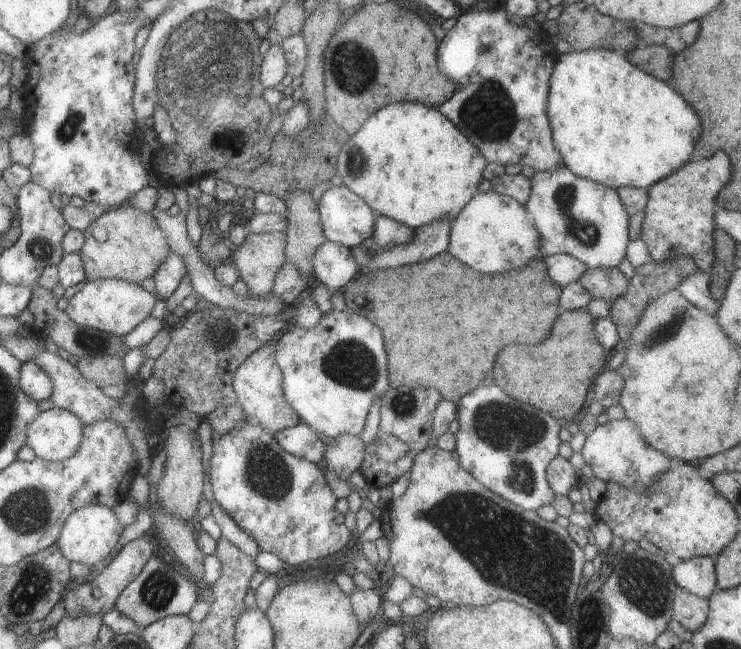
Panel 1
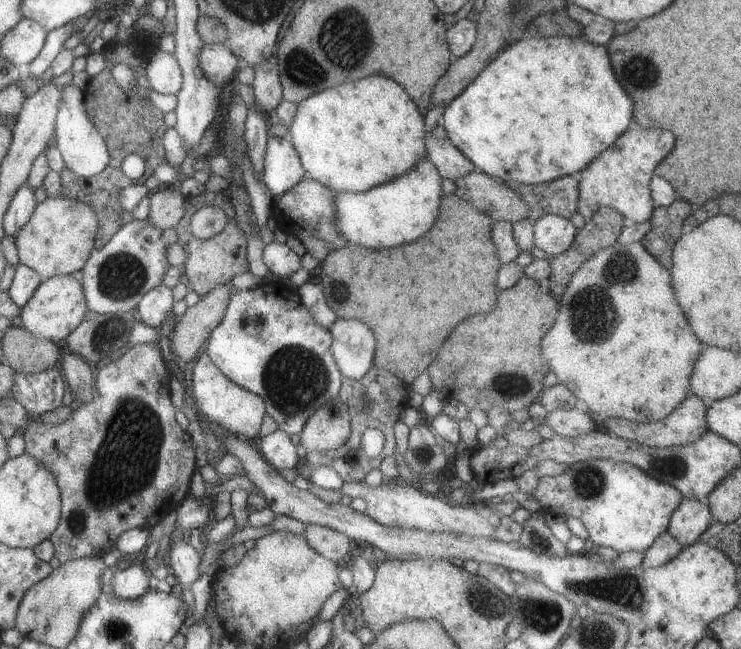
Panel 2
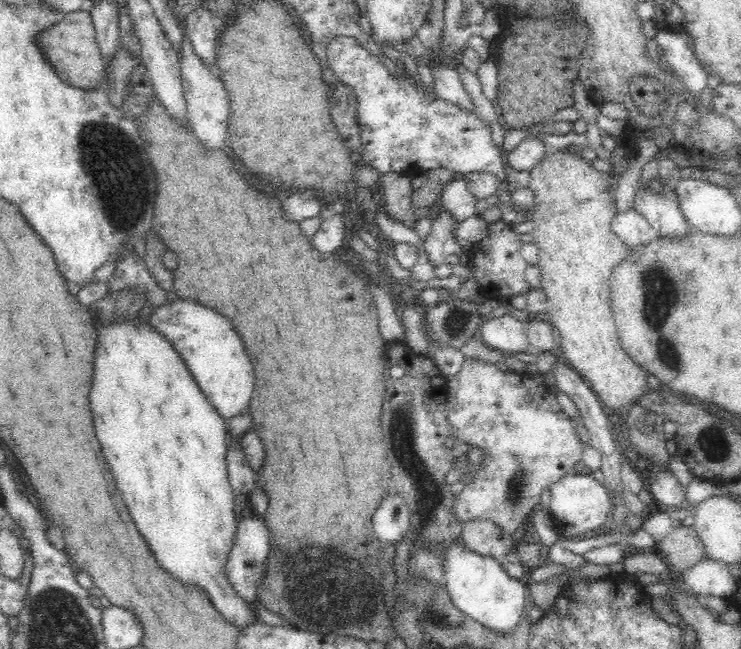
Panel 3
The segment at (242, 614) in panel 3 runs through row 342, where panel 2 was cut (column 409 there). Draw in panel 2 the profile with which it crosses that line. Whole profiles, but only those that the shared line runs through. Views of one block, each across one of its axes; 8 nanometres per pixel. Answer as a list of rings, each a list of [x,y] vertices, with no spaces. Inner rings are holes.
[[[371,76],[347,81],[307,96],[297,102],[297,110],[286,123],[287,137],[297,152],[306,176],[329,191],[362,193],[388,183],[426,158],[424,140],[427,137],[422,112],[405,89],[385,76]]]

